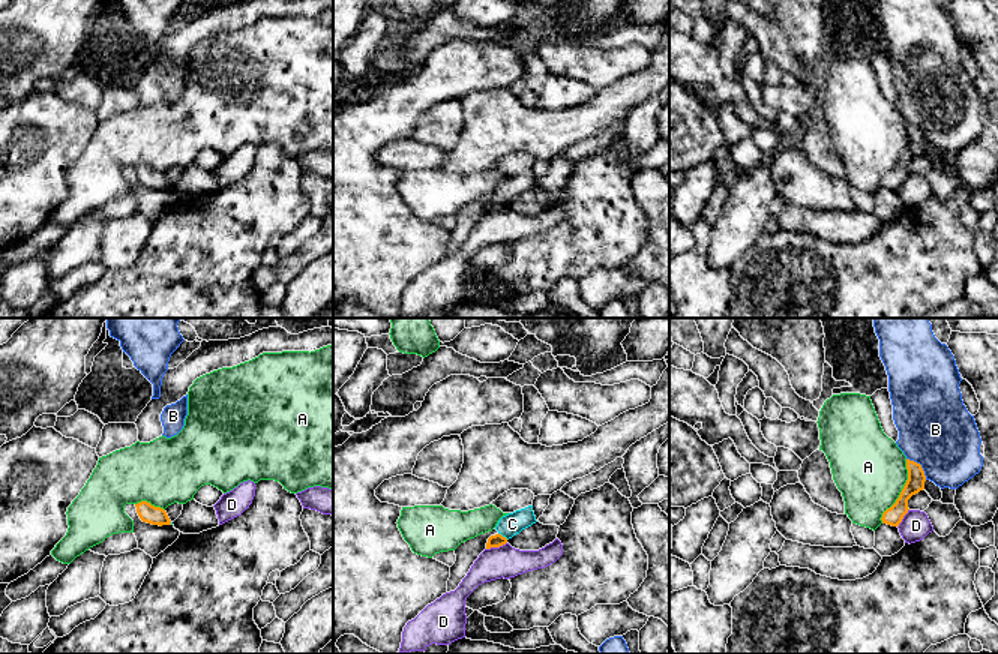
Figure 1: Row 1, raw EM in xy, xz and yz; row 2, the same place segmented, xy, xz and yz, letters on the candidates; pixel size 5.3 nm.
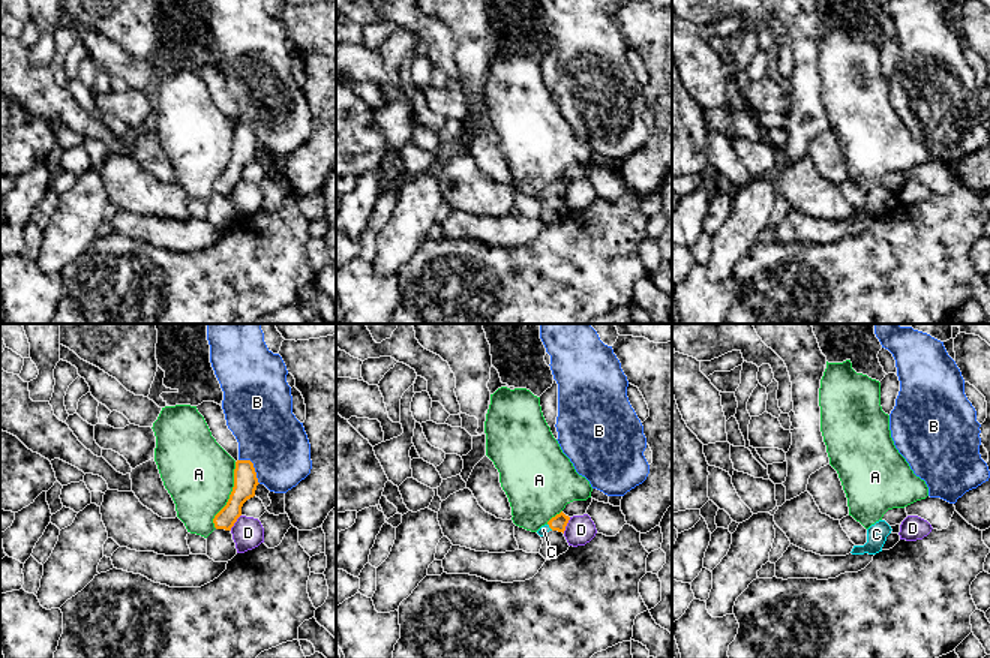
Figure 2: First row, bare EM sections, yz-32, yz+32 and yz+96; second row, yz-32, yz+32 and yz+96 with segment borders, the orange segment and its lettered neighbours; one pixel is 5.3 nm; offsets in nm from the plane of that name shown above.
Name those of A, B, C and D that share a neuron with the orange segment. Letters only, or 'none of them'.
C

